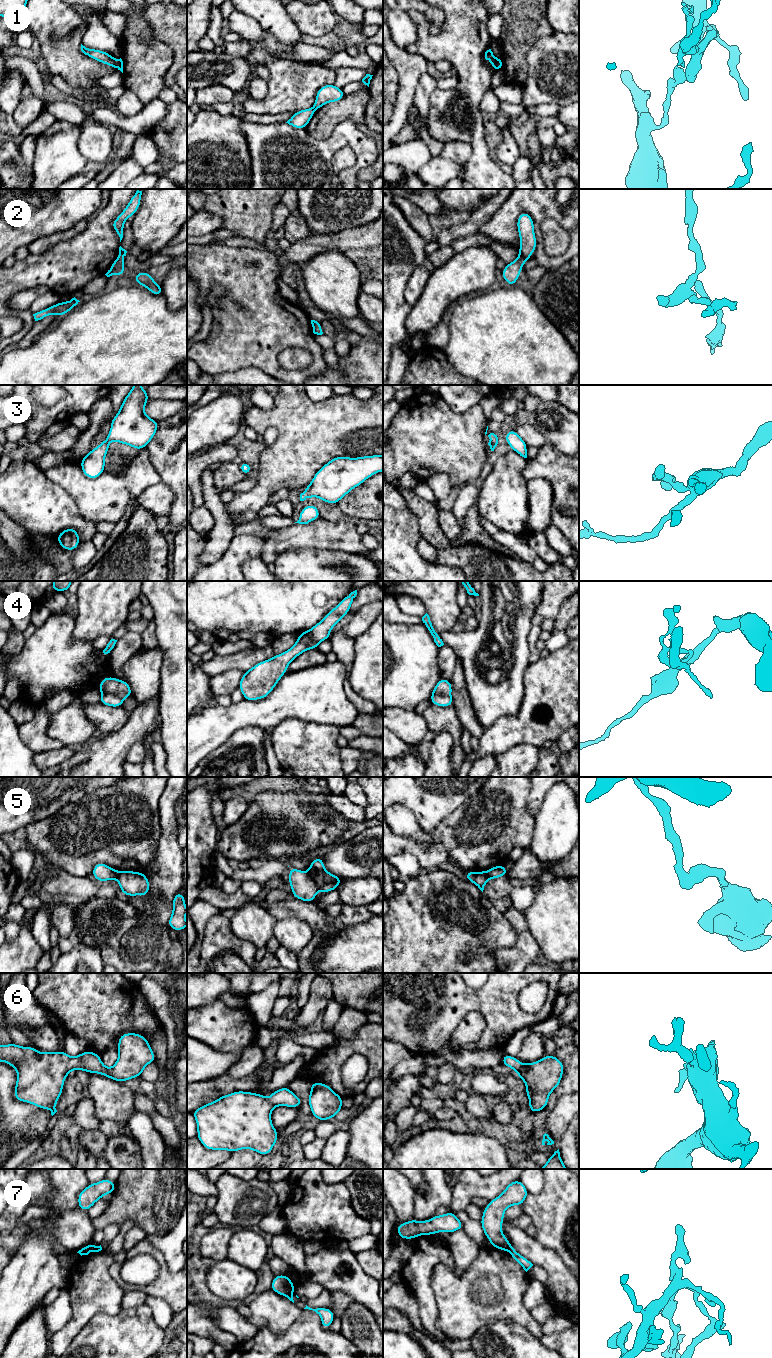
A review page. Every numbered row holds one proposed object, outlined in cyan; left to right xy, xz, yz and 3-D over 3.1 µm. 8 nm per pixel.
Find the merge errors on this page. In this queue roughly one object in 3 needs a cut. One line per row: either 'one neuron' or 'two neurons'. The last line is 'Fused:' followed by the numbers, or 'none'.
1: two neurons
2: one neuron
3: one neuron
4: two neurons
5: two neurons
6: one neuron
7: two neurons
Fused: 1, 4, 5, 7

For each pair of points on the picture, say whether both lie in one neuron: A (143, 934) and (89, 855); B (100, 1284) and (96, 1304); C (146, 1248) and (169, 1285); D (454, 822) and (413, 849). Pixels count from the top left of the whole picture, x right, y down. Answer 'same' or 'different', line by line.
A: different
B: same
C: same
D: different

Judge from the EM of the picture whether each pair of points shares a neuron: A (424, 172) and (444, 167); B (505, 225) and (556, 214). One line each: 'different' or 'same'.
A: same
B: same

